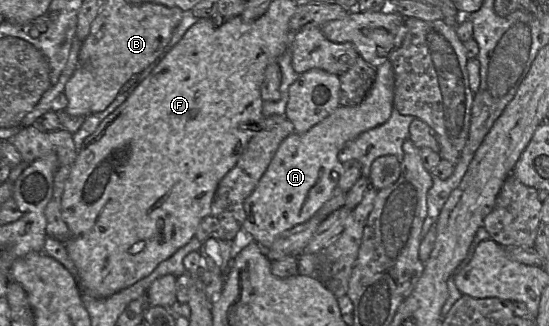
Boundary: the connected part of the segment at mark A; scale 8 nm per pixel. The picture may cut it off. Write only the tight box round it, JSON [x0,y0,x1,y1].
[242,59,394,249]

